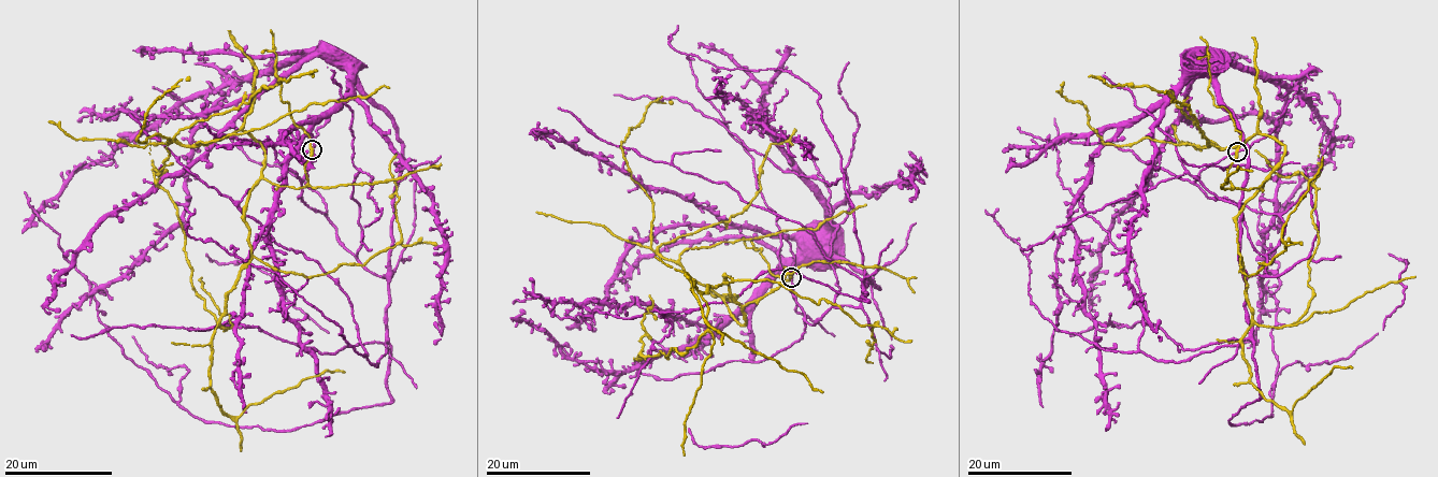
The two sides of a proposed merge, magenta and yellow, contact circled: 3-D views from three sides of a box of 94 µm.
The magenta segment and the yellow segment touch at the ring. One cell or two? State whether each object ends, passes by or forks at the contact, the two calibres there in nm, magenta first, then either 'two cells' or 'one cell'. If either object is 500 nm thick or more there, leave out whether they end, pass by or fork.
magenta passes by; yellow passes by; 170 nm thick on the magenta side, 360 nm on the other; two cells

